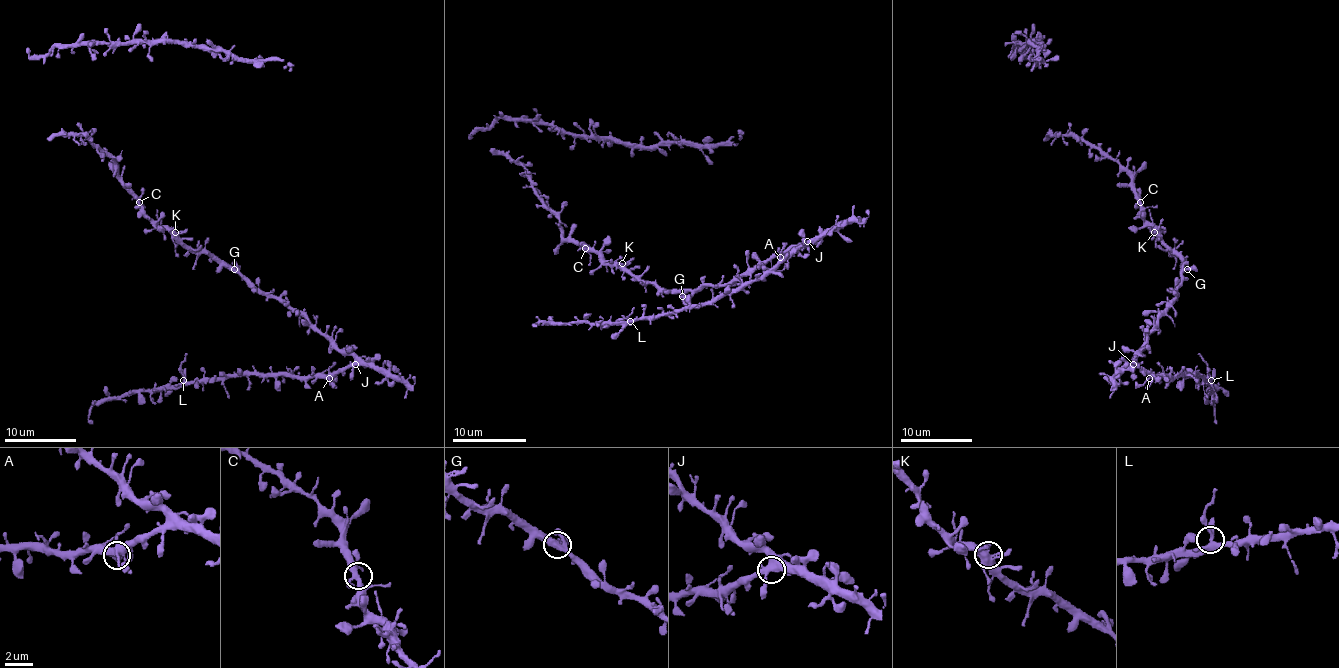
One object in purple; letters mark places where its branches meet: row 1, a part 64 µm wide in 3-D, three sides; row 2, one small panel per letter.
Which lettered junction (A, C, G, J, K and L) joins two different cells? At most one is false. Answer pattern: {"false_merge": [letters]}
{"false_merge": ["L"]}

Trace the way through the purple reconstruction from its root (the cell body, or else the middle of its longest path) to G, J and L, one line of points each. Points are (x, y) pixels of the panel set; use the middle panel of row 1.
G: (618, 266), (642, 281), (655, 281), (662, 288), (682, 296)
J: (618, 266), (642, 281), (655, 281), (666, 290), (701, 290), (730, 285), (807, 241)
L: (618, 266), (666, 290), (701, 290), (730, 285), (806, 244), (756, 279), (710, 301), (631, 321)

